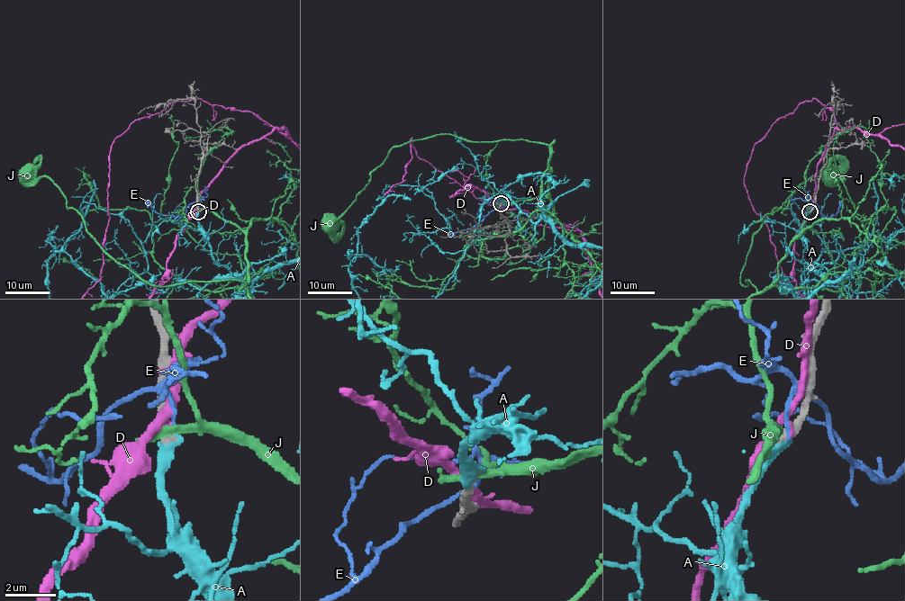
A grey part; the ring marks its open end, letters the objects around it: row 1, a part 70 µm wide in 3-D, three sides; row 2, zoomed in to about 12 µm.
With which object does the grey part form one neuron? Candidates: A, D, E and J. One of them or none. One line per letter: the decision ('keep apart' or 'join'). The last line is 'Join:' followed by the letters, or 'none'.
A: join
D: keep apart
E: keep apart
J: keep apart
Join: A

